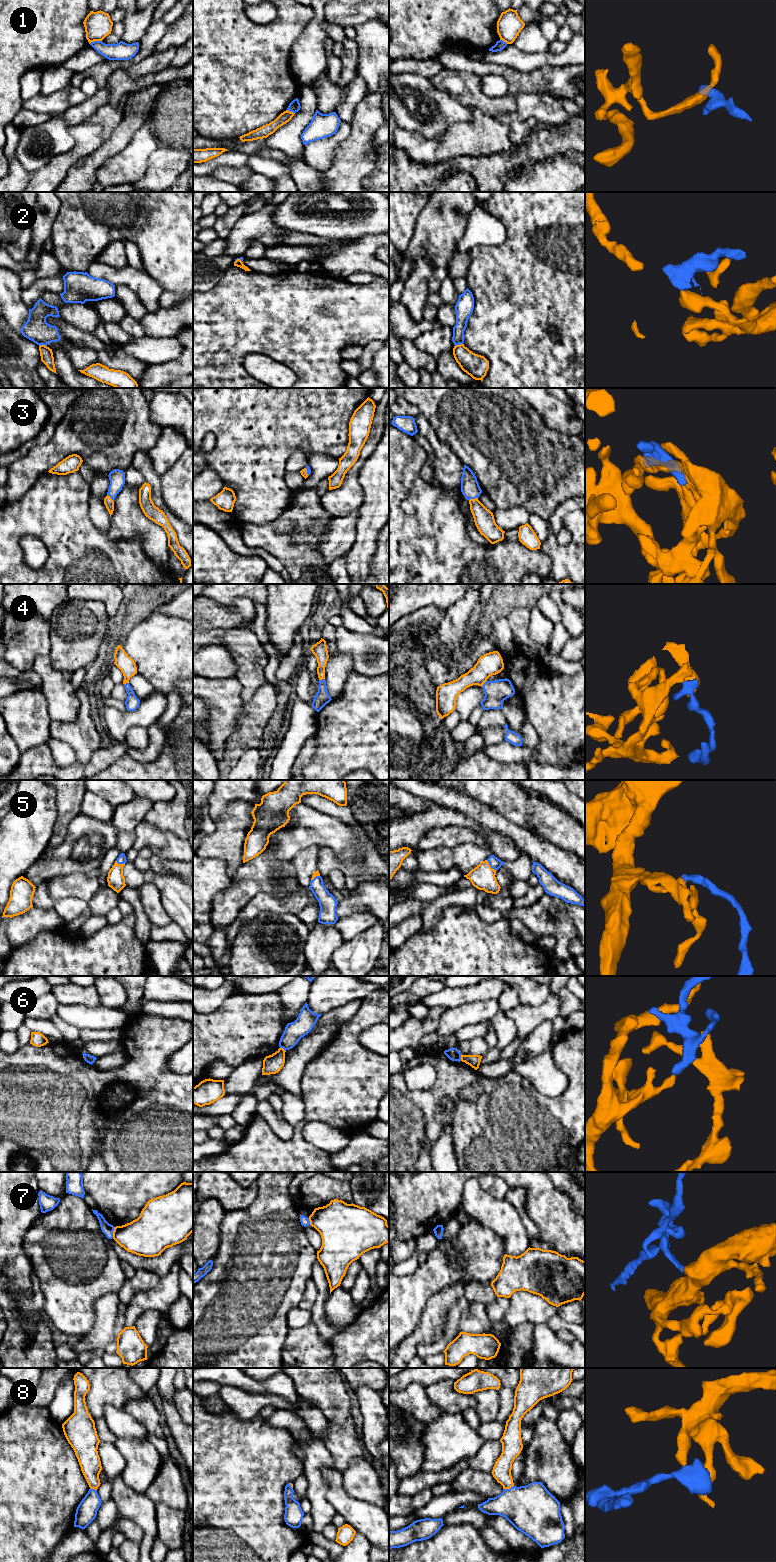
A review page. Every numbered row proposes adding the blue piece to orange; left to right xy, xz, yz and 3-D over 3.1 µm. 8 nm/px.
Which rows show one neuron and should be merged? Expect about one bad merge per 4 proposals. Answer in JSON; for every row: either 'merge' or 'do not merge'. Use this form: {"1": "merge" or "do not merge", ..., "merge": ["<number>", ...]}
{"1": "do not merge", "2": "do not merge", "3": "merge", "4": "merge", "5": "merge", "6": "do not merge", "7": "do not merge", "8": "merge", "merge": ["3", "4", "5", "8"]}

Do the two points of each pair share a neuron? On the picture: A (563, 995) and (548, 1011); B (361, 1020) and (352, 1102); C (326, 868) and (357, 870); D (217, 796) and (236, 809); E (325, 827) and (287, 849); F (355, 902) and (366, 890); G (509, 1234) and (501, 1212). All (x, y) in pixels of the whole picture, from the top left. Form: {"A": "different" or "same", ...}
{"A": "different", "B": "same", "C": "same", "D": "different", "E": "same", "F": "same", "G": "same"}

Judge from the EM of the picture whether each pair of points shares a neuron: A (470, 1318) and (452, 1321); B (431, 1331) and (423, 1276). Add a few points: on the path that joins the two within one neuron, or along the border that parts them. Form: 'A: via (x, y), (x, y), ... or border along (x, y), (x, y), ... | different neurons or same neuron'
A: border along (469, 1303), (460, 1317), (459, 1329), (461, 1331) | different neurons
B: border along (445, 1287), (429, 1299), (418, 1324) | different neurons

